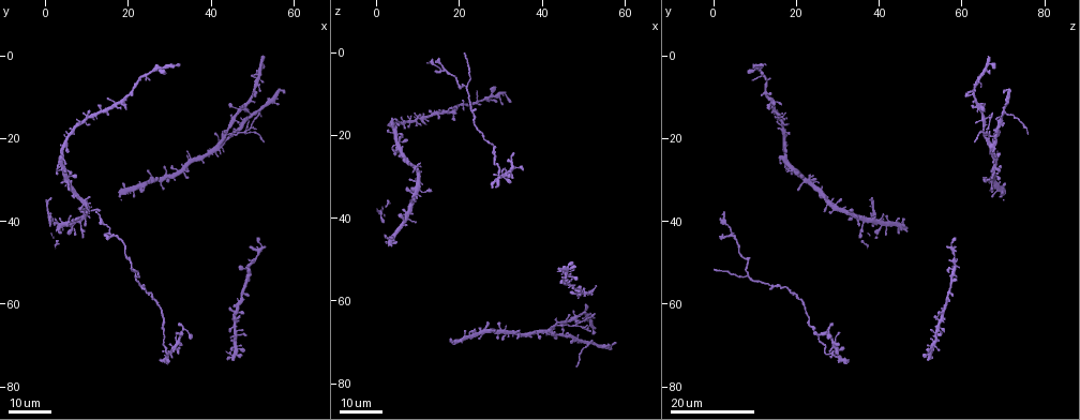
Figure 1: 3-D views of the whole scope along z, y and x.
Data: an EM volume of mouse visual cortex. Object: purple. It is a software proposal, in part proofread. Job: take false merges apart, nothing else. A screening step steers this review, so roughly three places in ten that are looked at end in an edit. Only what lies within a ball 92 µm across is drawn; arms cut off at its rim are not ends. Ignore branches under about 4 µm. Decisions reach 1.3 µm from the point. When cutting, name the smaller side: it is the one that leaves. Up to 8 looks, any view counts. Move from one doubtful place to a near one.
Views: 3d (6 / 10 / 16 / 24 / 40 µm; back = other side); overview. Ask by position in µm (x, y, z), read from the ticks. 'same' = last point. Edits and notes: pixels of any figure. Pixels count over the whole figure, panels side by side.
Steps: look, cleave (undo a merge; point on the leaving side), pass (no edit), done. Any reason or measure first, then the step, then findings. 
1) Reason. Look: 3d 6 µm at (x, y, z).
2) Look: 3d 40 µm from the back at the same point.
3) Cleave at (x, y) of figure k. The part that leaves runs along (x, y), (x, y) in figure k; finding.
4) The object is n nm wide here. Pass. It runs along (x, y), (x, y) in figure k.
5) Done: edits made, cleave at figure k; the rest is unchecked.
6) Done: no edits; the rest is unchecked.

Arms part here. Look: 3d 16 µm at (33.0, 27.5, 68.0).

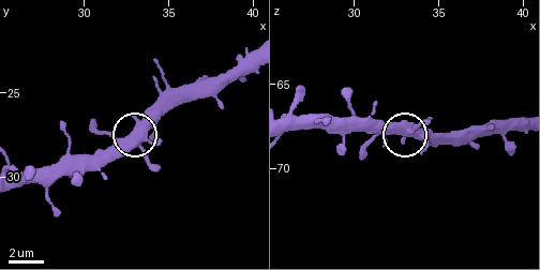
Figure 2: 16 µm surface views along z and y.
Look: 3d 10 µm at (33.3, 28.2, 67.7).

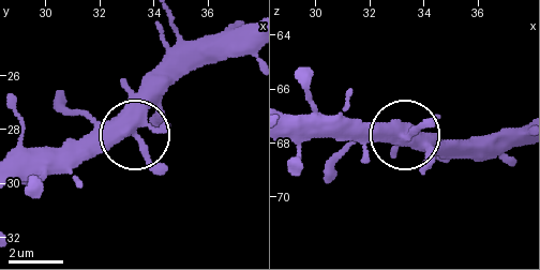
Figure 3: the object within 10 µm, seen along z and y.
The side arm is 39 µm long. Pass. One neuron here.

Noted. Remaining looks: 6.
Thin arm on a thick one. Look: 3d 24 µm at (51.5, 14.5, 70.0).

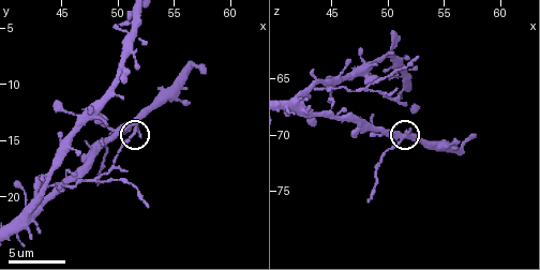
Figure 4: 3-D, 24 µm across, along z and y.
Zoom in. Look: 3d 10 µm at (50.8, 13.6, 70.4).

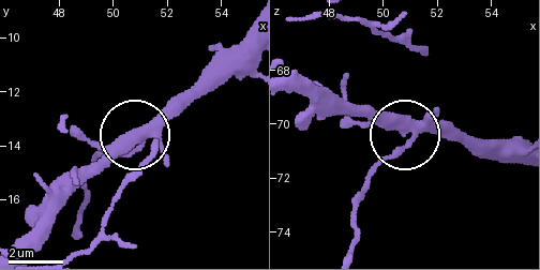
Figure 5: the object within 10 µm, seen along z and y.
Look: 3d 10 µm from the back at (51.1, 13.9, 70.4).

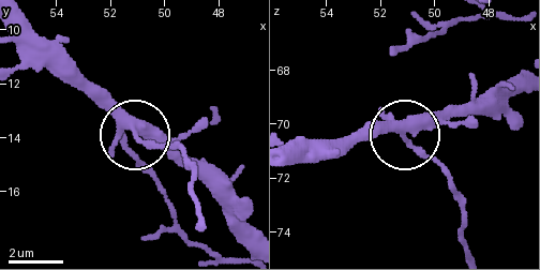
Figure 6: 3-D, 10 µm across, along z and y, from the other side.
Cleave at (435, 161) of figure 6. The part that leaves runs along (404, 140), (448, 179), (466, 249) in figure 6; two neurons meet here.

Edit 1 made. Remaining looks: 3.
Redraw. Look: overview.

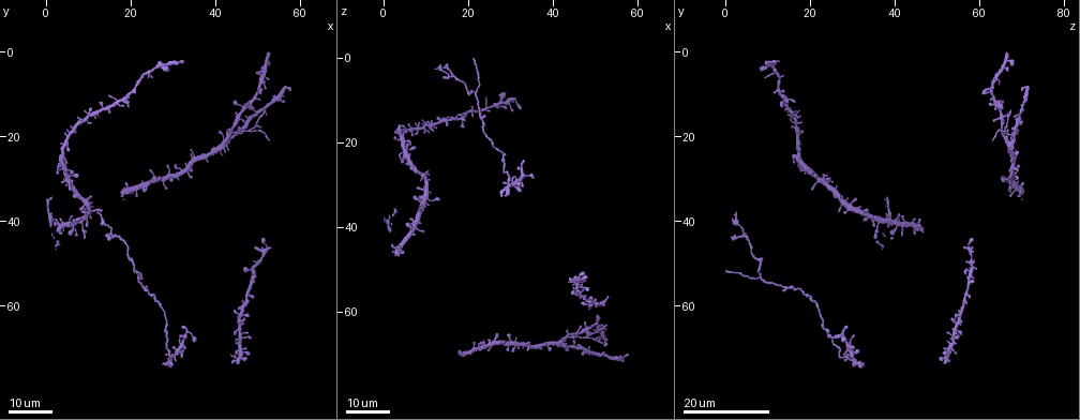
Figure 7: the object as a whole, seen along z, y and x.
Two arms in line, one across. Look: 3d 10 µm at (43.4, 19.2, 65.4).

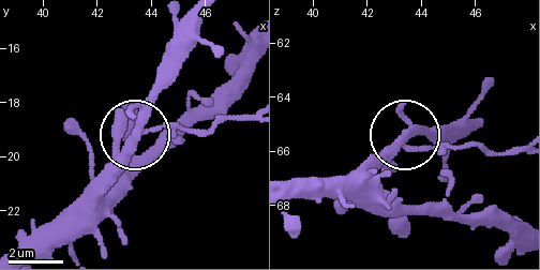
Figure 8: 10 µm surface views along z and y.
Look: 3d 10 µm from the back at (43.5, 19.2, 65.5).

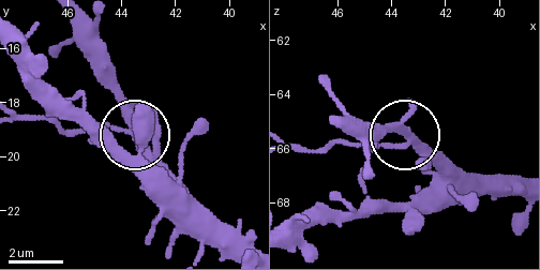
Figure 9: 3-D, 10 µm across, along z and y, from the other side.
The object is 310 nm wide here. Cleave at (354, 144) of figure 9. The part that leaves runs along (402, 146), (294, 150) in figure 9; a second neuron is stuck on.

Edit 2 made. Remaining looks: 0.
Done: edits made, cleave at figure 6, cleave at figure 9; the rest is unchecked.

